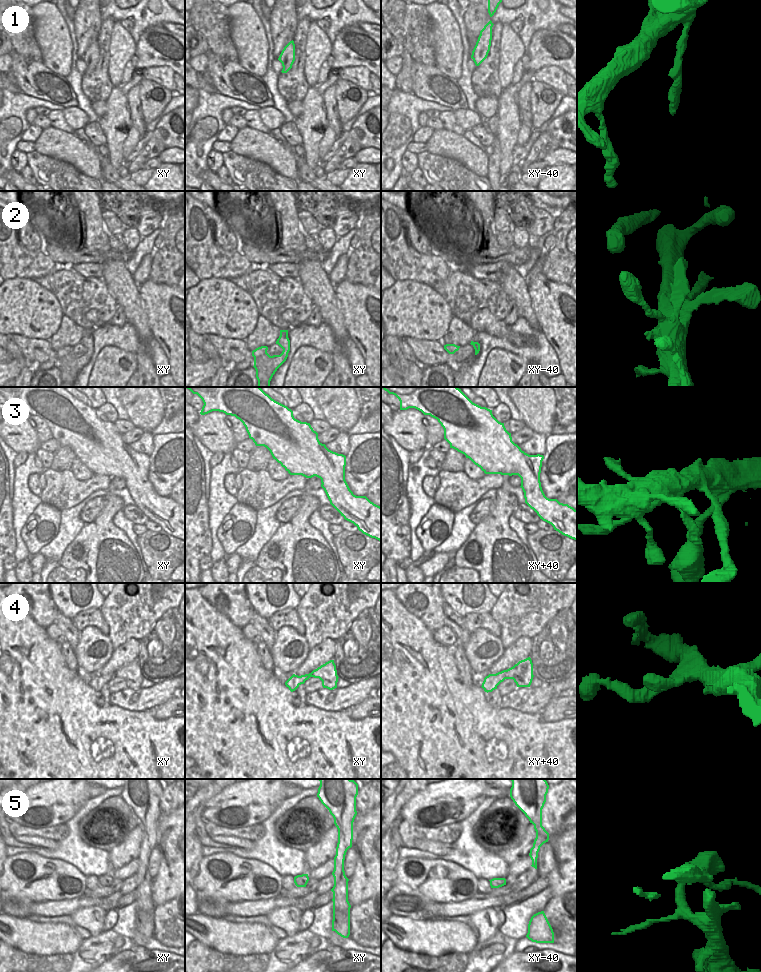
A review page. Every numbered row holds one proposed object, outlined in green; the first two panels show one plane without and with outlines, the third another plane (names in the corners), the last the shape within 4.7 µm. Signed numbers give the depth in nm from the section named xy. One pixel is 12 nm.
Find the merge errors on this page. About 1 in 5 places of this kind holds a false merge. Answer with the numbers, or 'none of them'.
1, 5.

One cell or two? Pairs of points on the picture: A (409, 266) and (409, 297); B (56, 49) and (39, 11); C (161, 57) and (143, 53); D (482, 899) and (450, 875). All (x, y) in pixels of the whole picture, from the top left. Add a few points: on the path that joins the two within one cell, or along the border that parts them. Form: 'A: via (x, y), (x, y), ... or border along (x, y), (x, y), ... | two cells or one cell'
A: border along (395, 279), (413, 279), (431, 287) | two cells
B: via (54, 40), (48, 20) | one cell
C: via (157, 53), (147, 53) | one cell
D: border along (477, 892), (469, 898), (453, 903) | two cells

